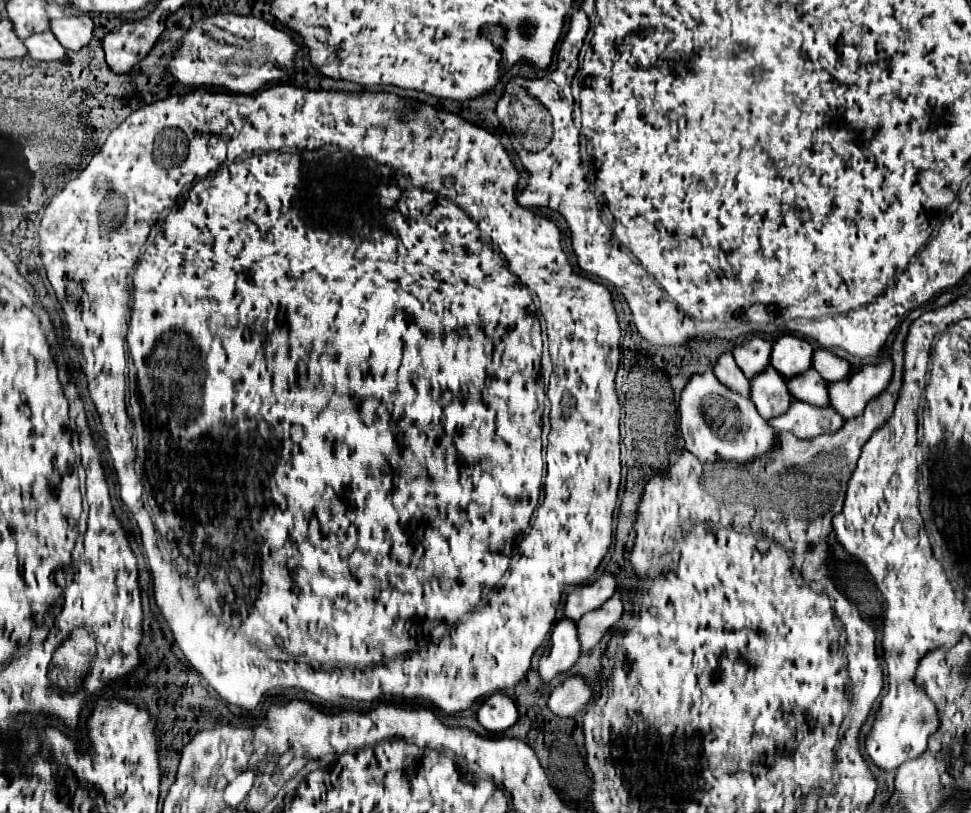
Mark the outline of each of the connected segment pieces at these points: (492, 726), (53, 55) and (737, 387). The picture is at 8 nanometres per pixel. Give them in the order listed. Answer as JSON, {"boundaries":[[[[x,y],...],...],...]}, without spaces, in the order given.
{"boundaries":[[[[500,693],[490,695],[478,711],[480,725],[488,731],[494,731],[494,733],[506,731],[518,719],[520,719],[520,715],[518,715],[518,709],[516,709],[514,701],[506,695],[500,695]]],[[[36,33],[30,35],[24,45],[28,47],[28,55],[38,61],[62,61],[66,57],[66,49],[54,39],[54,33]]],[[[724,353],[724,355],[716,361],[714,373],[716,373],[716,377],[718,377],[726,387],[730,387],[732,391],[736,391],[736,393],[740,393],[740,395],[748,395],[748,397],[750,397],[750,379],[748,379],[748,377],[742,373],[742,369],[736,365],[732,353]]]]}

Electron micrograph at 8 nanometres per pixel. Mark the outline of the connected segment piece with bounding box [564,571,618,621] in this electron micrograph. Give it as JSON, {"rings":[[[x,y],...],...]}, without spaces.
{"rings":[[[606,571],[596,581],[582,583],[582,587],[574,587],[572,593],[566,597],[564,615],[578,621],[584,613],[606,603],[616,591],[616,585],[618,585],[618,577]]]}

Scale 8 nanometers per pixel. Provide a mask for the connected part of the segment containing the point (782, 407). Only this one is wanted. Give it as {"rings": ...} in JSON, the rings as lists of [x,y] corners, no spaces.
{"rings":[[[766,367],[766,371],[754,377],[750,399],[754,399],[754,405],[764,419],[774,419],[786,413],[790,401],[794,401],[792,393],[786,387],[784,377],[778,375],[774,367]]]}

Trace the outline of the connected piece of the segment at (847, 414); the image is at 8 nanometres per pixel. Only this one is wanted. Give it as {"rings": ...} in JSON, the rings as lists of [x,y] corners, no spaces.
{"rings":[[[890,359],[876,365],[854,367],[846,379],[830,383],[830,405],[840,415],[844,415],[844,419],[860,415],[866,403],[886,389],[886,383],[890,383],[892,369],[894,363]]]}

